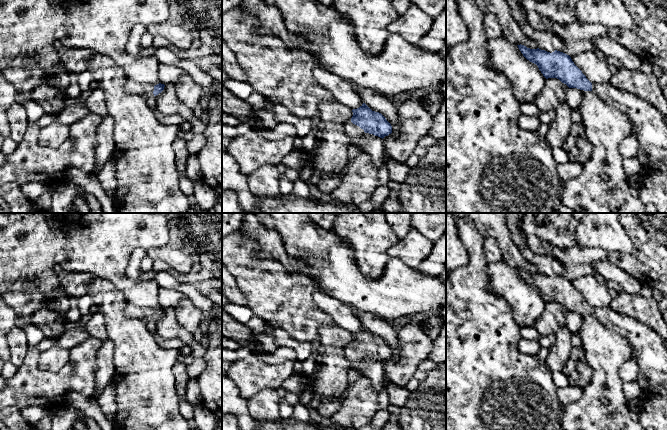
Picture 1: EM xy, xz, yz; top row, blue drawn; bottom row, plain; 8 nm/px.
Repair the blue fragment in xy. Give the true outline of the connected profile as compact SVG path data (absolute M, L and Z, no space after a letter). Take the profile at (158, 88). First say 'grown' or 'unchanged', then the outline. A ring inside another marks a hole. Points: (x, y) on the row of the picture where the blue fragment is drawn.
grown; M127 79L124 90L128 94L136 94L143 96L145 99L151 96L156 96L164 90L164 84L157 84L155 86L146 83L138 83L136 81Z

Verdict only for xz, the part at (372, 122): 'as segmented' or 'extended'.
extended

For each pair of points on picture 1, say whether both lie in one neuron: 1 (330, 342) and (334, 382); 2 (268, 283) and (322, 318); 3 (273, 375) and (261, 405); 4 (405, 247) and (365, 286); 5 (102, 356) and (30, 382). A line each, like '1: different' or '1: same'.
1: same
2: same
3: different
4: different
5: different

